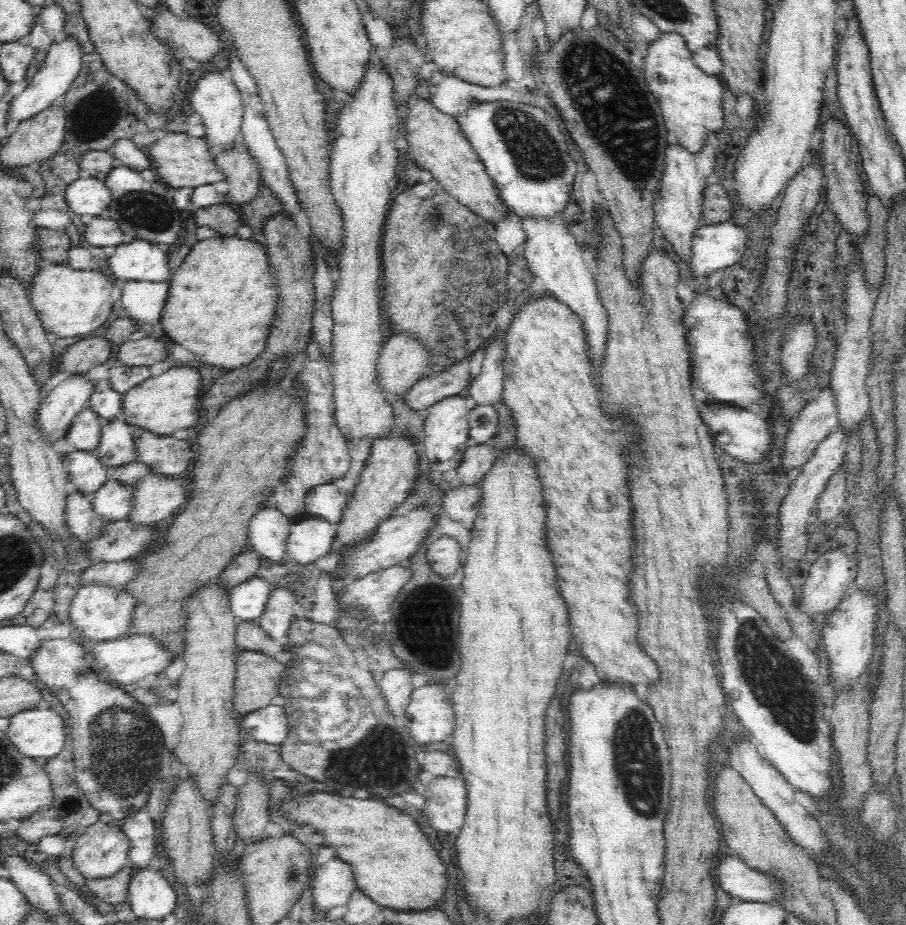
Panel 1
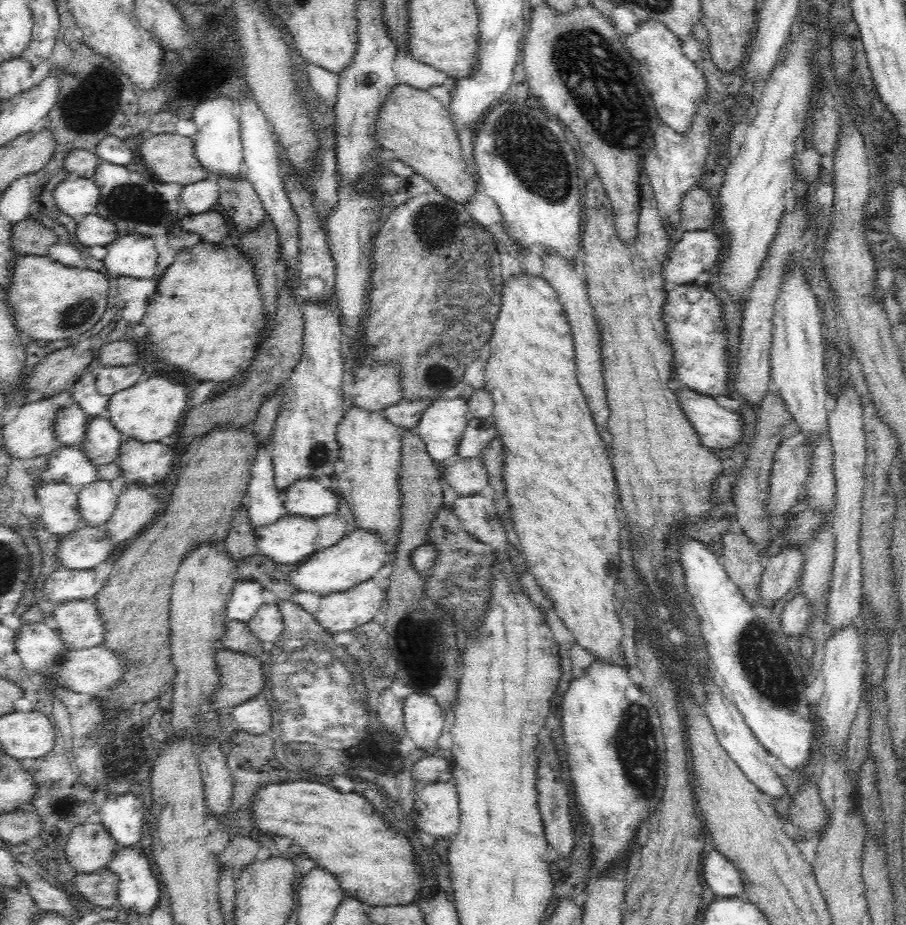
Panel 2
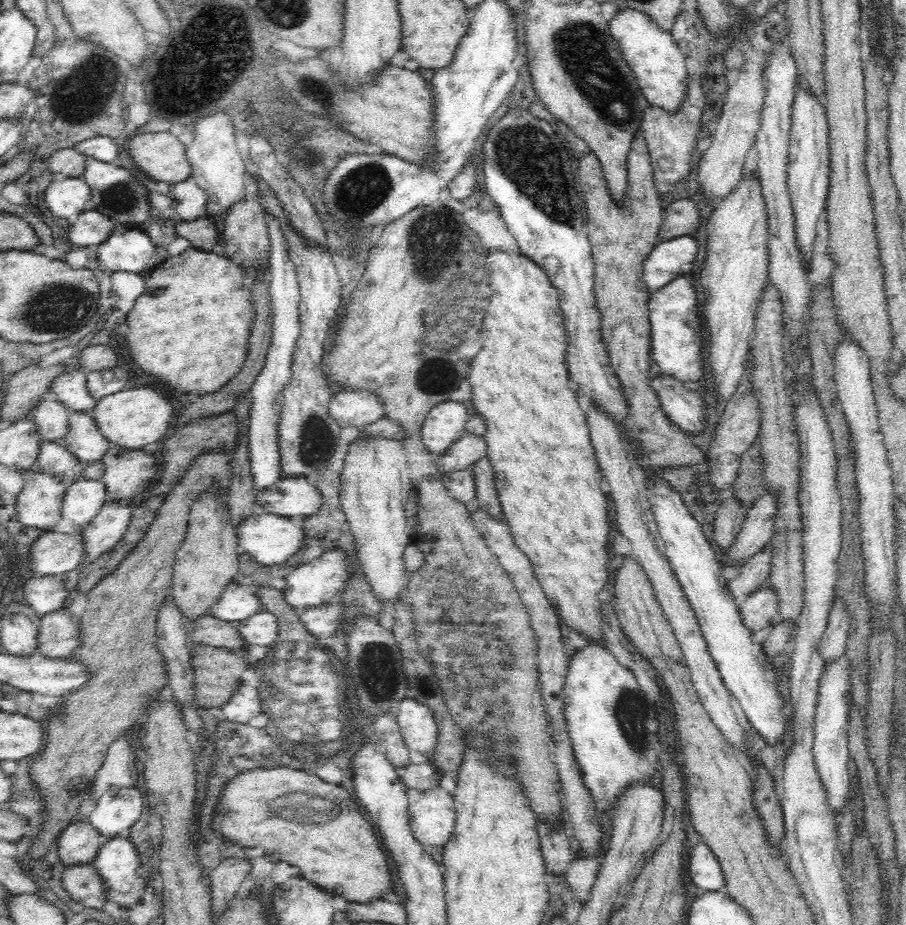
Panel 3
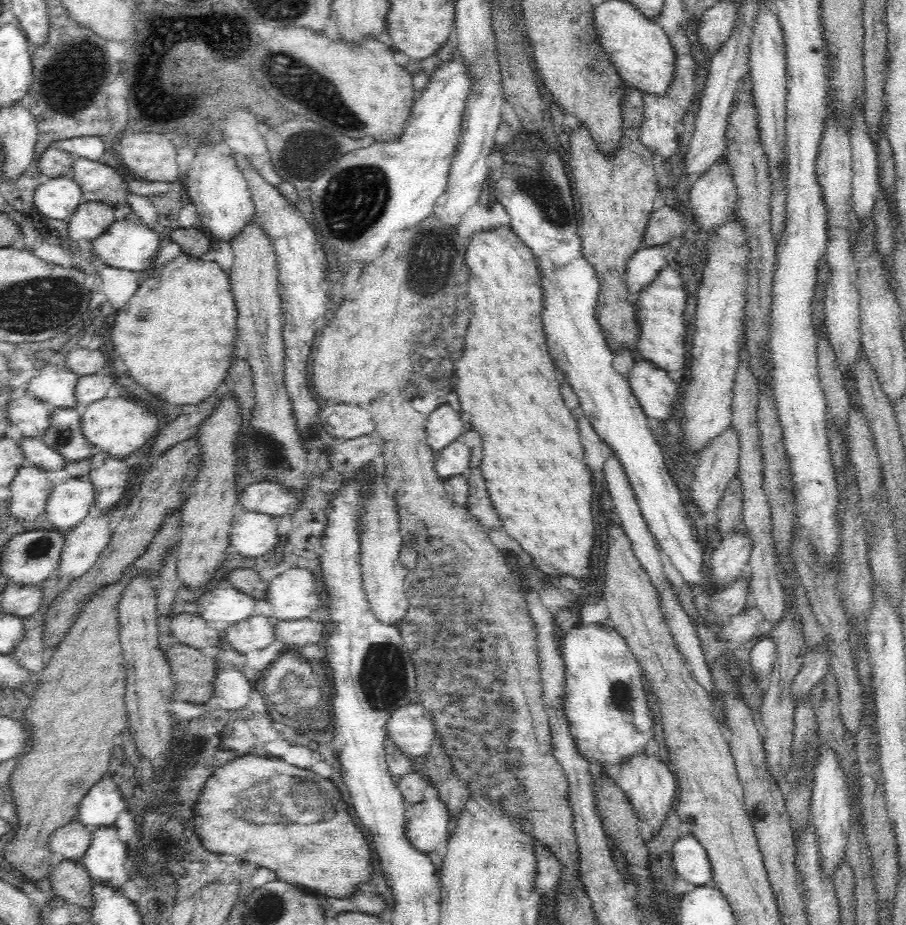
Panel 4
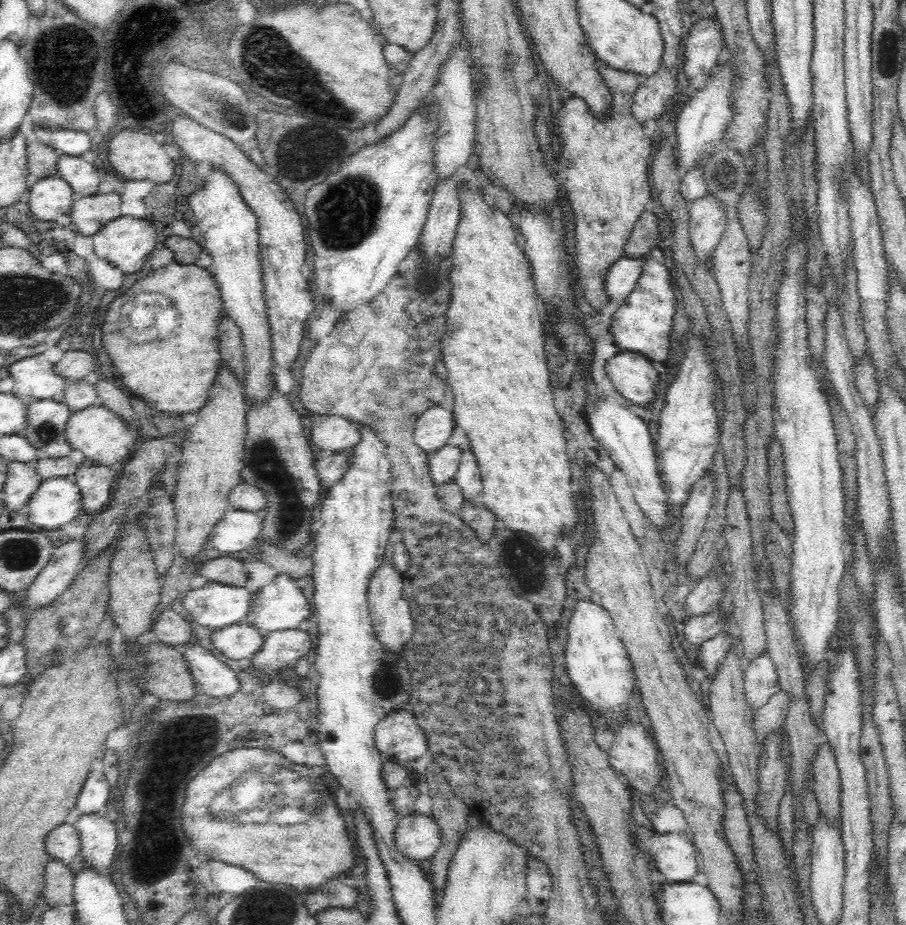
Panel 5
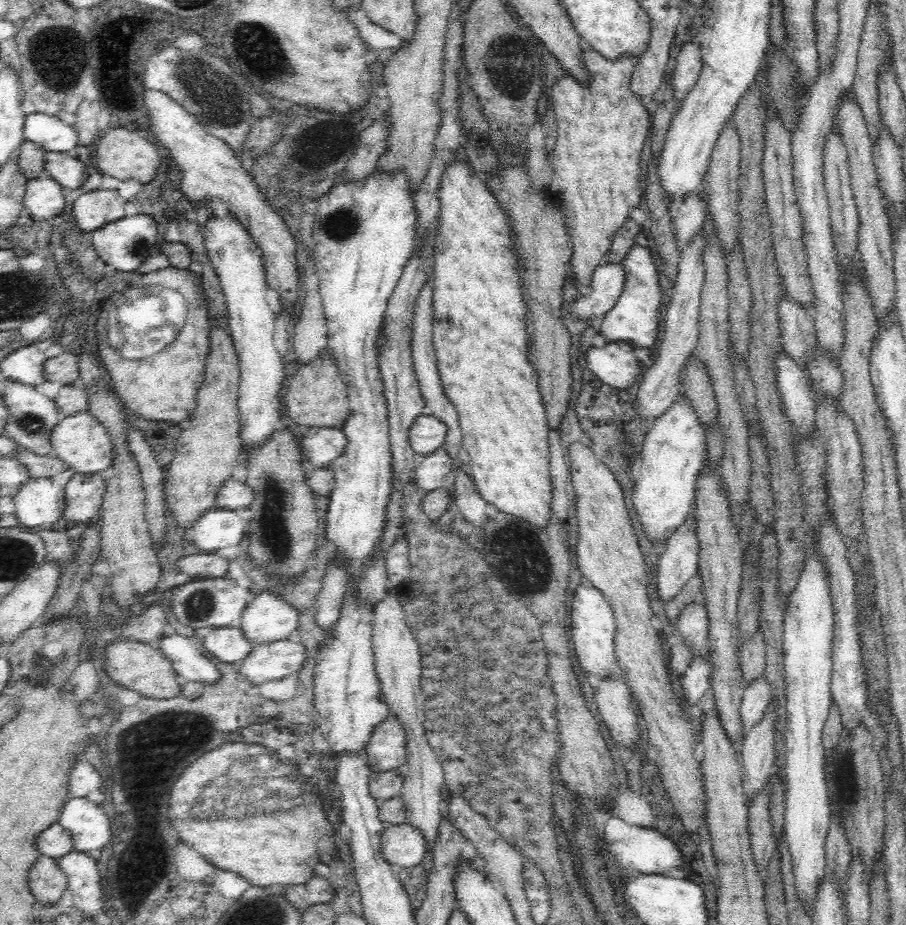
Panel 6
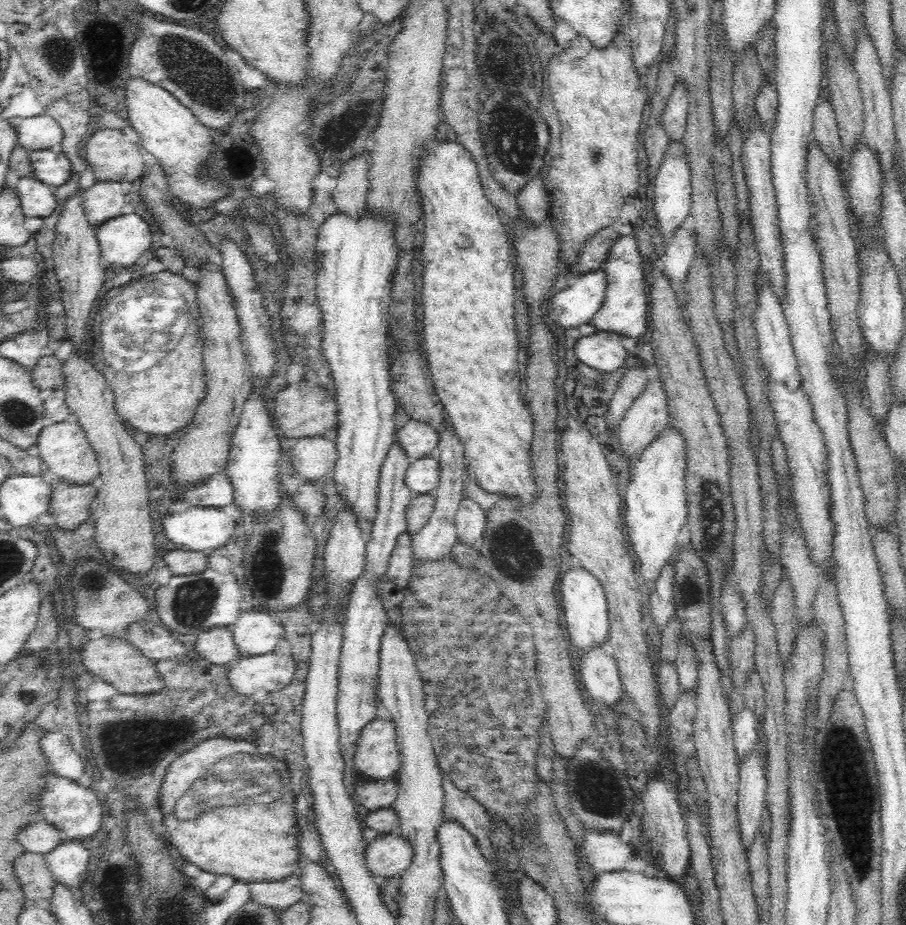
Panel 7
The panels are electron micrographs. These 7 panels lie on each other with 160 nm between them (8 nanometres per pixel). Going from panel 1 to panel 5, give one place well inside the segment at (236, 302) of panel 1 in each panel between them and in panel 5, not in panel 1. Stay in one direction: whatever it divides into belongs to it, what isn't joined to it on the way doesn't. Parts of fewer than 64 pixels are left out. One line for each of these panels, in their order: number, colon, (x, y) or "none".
2: (205, 319)
3: (189, 328)
4: (181, 354)
5: (173, 375)

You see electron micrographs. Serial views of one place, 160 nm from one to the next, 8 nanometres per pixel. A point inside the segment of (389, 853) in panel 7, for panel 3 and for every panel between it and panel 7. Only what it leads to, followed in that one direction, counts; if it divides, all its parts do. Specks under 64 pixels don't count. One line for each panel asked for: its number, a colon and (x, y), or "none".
3: (432, 816)
4: (427, 823)
5: (417, 837)
6: (402, 846)

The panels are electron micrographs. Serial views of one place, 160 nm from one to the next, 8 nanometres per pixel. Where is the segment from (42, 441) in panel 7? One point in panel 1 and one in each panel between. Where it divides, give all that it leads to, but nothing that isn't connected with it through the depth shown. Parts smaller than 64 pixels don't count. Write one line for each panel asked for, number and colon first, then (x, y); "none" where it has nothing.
1: (169, 402)
2: (150, 410)
3: (134, 417)
4: (118, 427)
5: (100, 438)
6: (80, 442)

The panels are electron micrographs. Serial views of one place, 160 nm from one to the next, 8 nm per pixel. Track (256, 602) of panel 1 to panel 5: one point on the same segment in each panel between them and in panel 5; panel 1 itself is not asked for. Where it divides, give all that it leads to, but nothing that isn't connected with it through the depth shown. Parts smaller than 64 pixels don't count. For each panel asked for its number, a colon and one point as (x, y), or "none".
2: (246, 598)
3: (236, 603)
4: (220, 607)
5: (214, 605)

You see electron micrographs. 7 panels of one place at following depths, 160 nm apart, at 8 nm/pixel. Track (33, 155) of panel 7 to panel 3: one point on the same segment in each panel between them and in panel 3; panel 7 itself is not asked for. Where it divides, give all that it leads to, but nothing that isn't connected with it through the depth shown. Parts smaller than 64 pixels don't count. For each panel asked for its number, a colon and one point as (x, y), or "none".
3: (115, 193)
4: (98, 183)
5: (82, 177)
6: (67, 171)

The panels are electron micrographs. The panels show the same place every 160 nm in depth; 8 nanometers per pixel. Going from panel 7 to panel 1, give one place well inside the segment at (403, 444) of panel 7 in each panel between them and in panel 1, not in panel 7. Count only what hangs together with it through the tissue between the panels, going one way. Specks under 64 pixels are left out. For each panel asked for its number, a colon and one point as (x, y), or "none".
1: (446, 428)
2: (443, 423)
3: (445, 424)
4: (445, 425)
5: (433, 429)
6: (427, 434)

